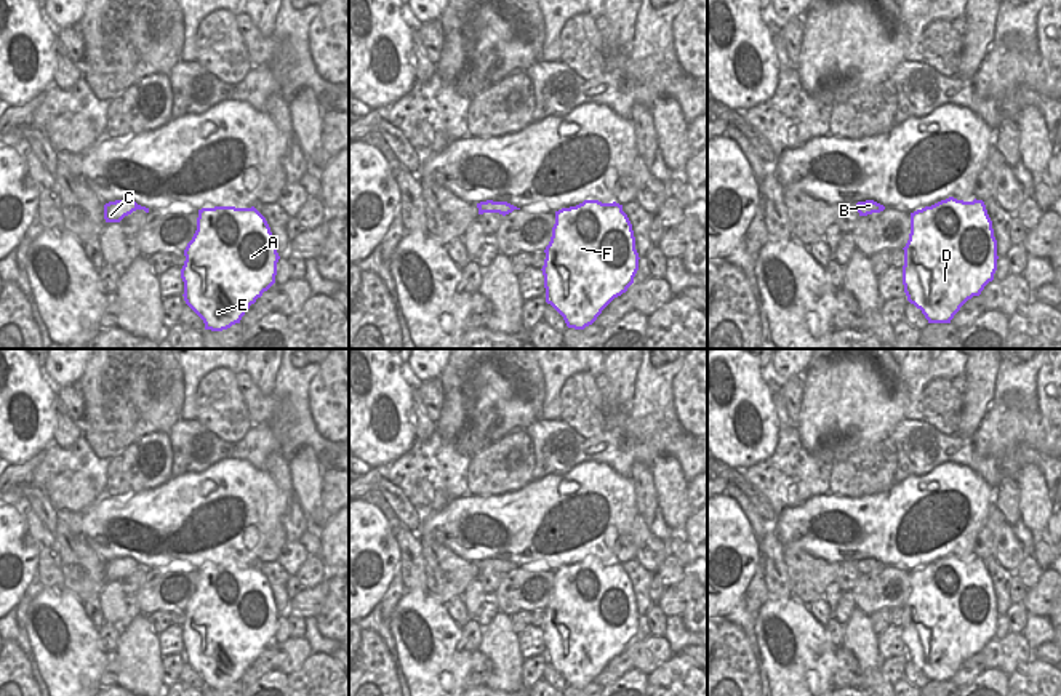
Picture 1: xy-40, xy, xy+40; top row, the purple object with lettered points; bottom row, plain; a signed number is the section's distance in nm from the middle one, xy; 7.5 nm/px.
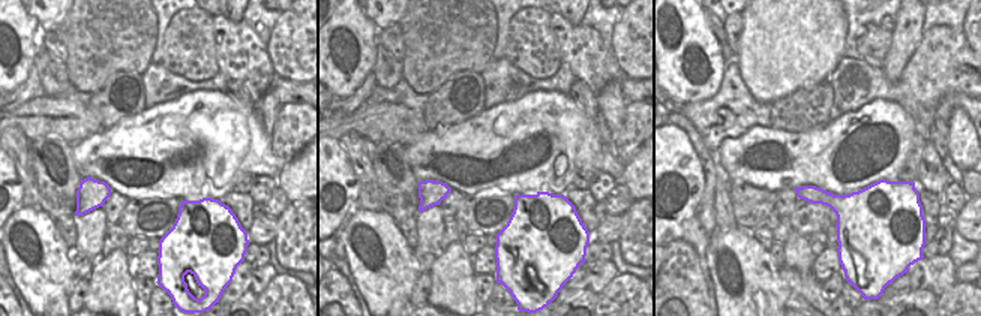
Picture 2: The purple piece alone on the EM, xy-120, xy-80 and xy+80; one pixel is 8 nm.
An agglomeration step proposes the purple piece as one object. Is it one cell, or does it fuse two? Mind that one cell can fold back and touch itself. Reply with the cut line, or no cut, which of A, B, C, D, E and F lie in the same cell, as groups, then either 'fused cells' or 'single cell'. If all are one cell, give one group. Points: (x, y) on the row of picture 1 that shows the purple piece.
cut none; groups A B C D E F; single cell

